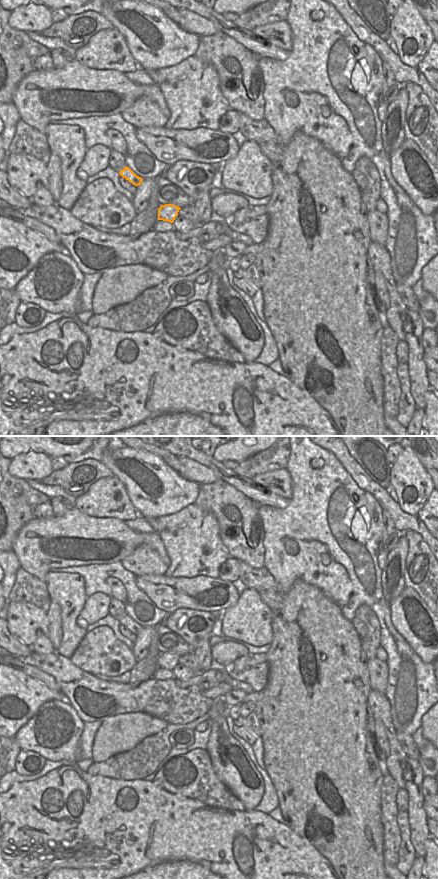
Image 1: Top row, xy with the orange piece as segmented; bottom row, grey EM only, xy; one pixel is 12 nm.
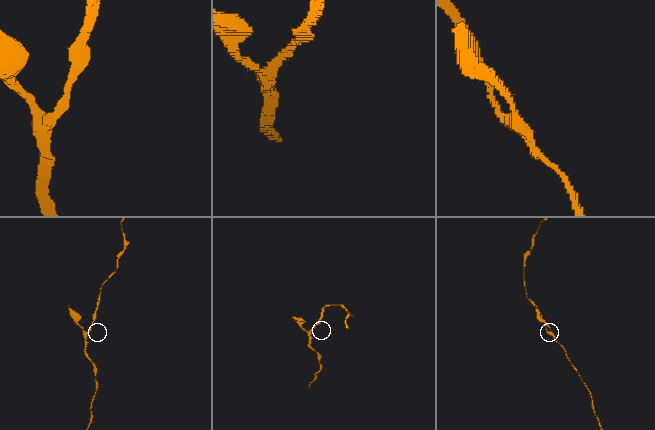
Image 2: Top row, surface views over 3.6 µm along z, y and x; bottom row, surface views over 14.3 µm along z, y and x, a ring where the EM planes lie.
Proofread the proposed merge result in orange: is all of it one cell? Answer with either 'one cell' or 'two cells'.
one cell

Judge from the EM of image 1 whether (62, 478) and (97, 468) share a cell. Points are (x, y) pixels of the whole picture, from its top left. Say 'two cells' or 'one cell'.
one cell

